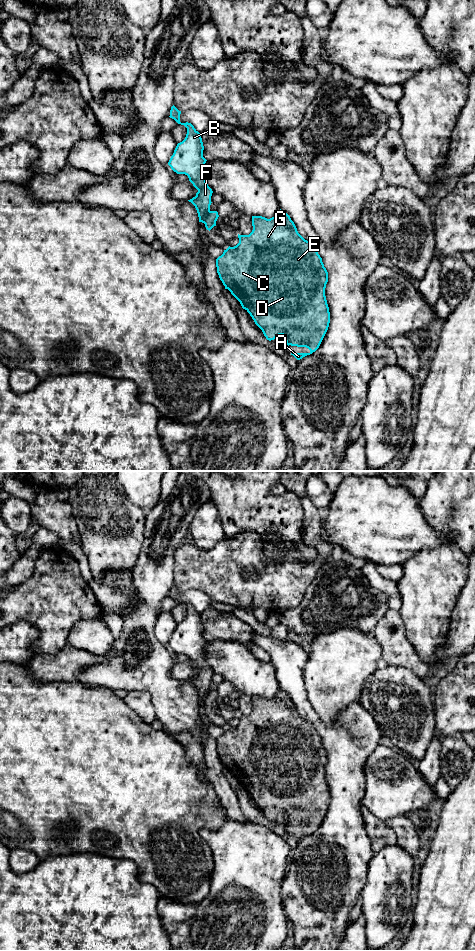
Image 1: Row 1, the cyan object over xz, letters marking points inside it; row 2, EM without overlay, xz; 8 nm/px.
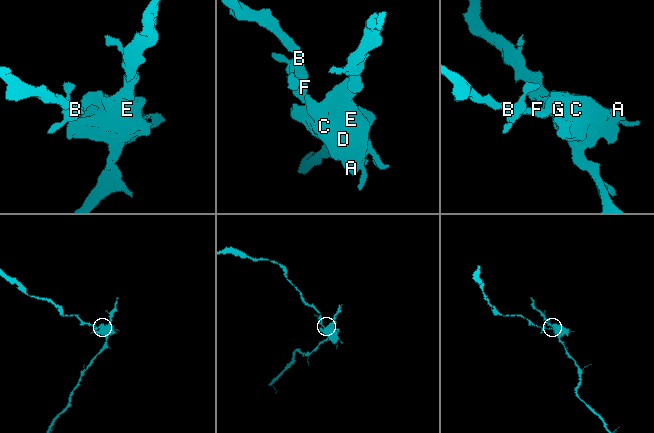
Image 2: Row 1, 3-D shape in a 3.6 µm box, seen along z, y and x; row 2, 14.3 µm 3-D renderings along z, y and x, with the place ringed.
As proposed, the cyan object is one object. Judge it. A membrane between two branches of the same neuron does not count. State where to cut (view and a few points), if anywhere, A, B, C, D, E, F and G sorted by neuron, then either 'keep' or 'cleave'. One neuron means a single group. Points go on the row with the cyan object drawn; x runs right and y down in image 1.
cut in xz along (209, 210), (204, 223); A C D E G / B F; cleave

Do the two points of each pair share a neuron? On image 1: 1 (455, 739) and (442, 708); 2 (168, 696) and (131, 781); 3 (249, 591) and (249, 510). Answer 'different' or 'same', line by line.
1: different
2: different
3: different

